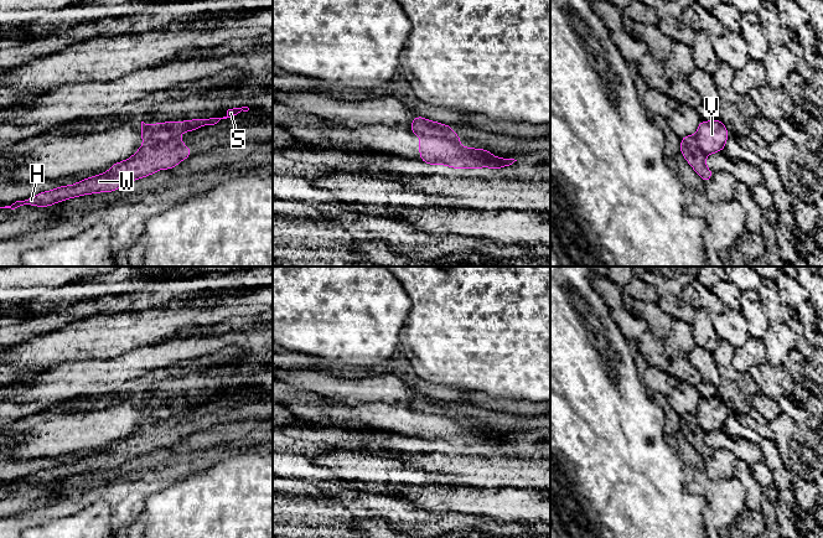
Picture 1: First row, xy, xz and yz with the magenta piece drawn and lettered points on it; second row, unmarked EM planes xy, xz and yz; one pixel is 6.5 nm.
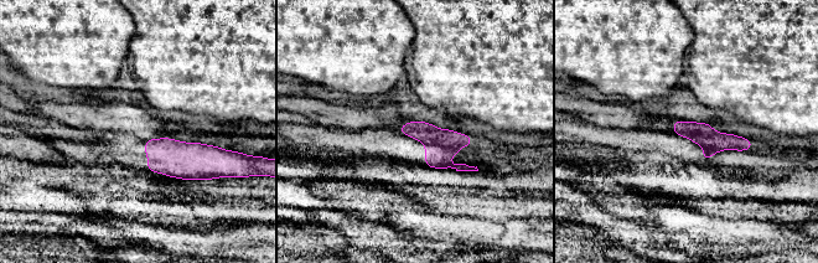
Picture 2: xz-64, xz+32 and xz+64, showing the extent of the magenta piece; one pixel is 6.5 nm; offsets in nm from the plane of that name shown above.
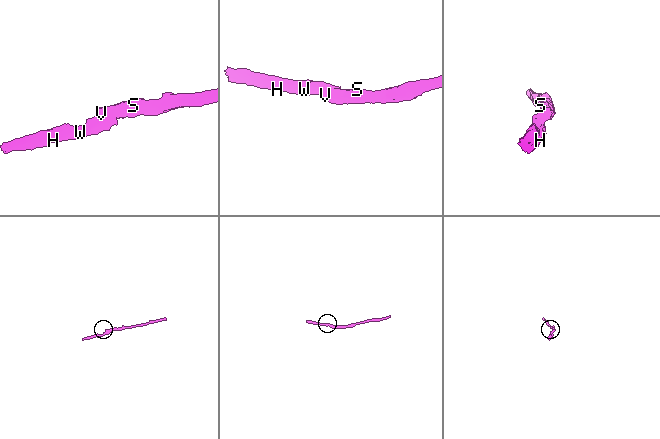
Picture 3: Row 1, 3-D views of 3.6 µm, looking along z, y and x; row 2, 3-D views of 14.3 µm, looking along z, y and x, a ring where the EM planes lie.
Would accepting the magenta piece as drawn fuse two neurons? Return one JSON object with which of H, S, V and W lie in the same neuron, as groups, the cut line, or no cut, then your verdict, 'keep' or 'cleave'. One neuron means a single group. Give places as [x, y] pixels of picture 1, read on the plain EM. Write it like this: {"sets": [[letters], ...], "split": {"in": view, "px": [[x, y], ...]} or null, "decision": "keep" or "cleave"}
{"sets": [["H", "W"], ["S", "V"]], "split": {"in": "xz", "px": [[420, 413], [436, 413], [457, 420]]}, "decision": "cleave"}

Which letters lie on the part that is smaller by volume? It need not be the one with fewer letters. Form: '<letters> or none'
H, W

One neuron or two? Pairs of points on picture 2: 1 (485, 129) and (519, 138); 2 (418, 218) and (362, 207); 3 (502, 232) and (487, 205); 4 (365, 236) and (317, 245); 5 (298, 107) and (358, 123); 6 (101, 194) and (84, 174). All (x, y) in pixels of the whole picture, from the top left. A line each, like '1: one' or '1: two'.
1: one
2: two
3: two
4: two
5: one
6: two

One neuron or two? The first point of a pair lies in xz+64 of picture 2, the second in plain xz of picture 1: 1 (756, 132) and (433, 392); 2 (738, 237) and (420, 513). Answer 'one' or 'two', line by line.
1: two
2: two

